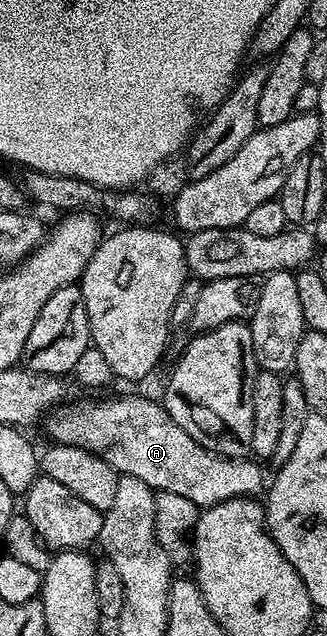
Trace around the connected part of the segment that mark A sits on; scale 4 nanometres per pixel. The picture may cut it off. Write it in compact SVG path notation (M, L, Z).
M123 395L120 399L83 399L77 405L69 404L47 413L50 442L83 447L99 455L119 475L137 477L156 493L177 493L177 497L189 497L200 509L206 509L221 501L255 497L264 490L265 479L263 483L258 462L250 458L227 459L206 451L169 417L162 402L154 403L143 395Z

